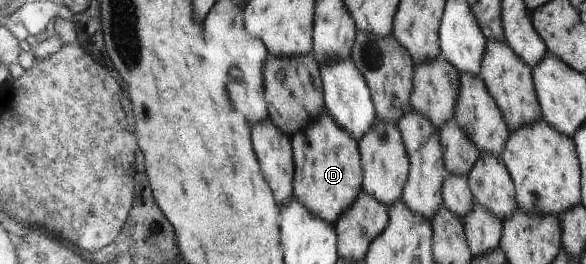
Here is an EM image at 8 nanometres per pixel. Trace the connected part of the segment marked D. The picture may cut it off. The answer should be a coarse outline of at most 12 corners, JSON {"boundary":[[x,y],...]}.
{"boundary":[[327,107],[290,132],[295,195],[334,223],[359,197],[359,142]]}

